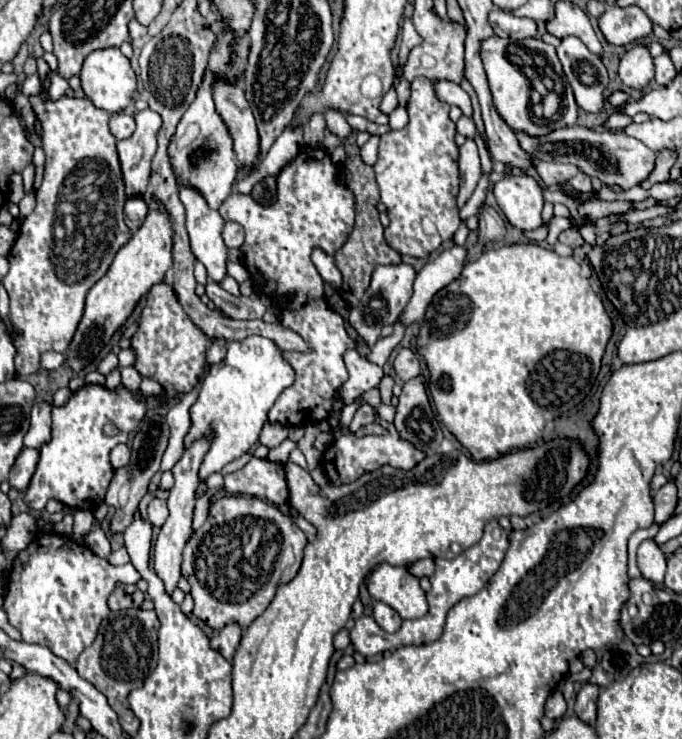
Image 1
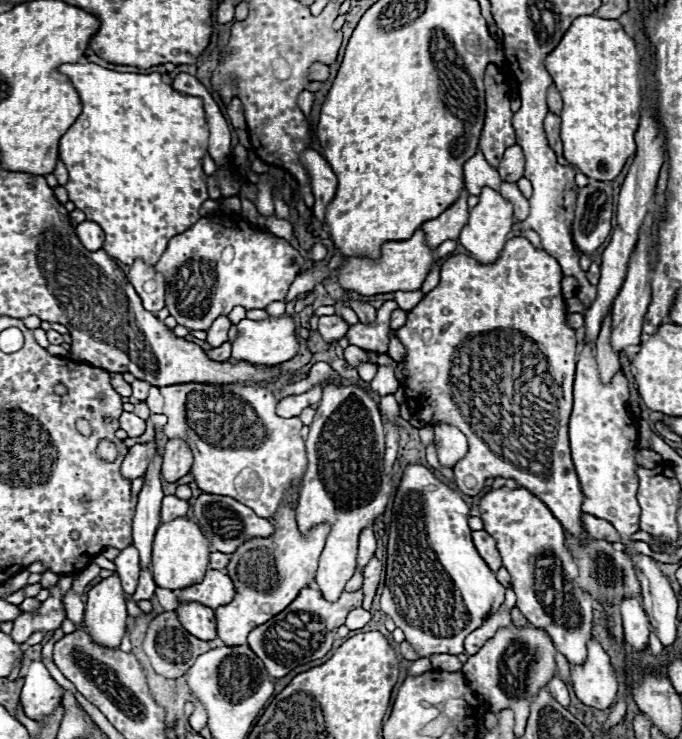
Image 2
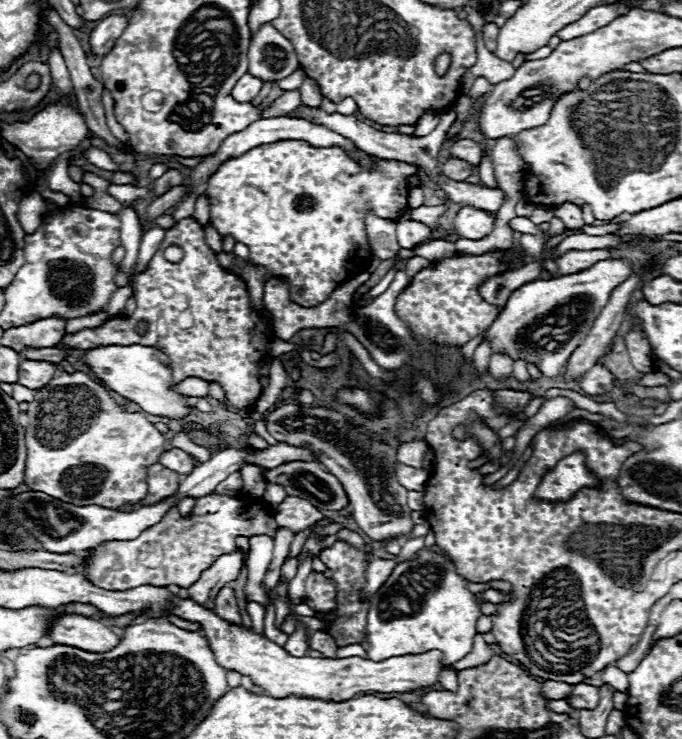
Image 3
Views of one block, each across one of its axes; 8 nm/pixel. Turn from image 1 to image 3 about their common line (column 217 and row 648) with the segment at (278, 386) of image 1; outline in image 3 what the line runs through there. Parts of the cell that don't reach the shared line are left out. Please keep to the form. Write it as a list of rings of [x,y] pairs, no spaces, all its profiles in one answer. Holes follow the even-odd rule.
[[[422,548],[418,558],[396,564],[370,600],[366,640],[362,642],[368,658],[378,662],[392,656],[440,650],[448,664],[462,660],[472,650],[472,640],[478,634],[476,622],[482,616],[482,598],[468,592],[466,584],[468,580],[458,574],[454,560],[432,548]]]

